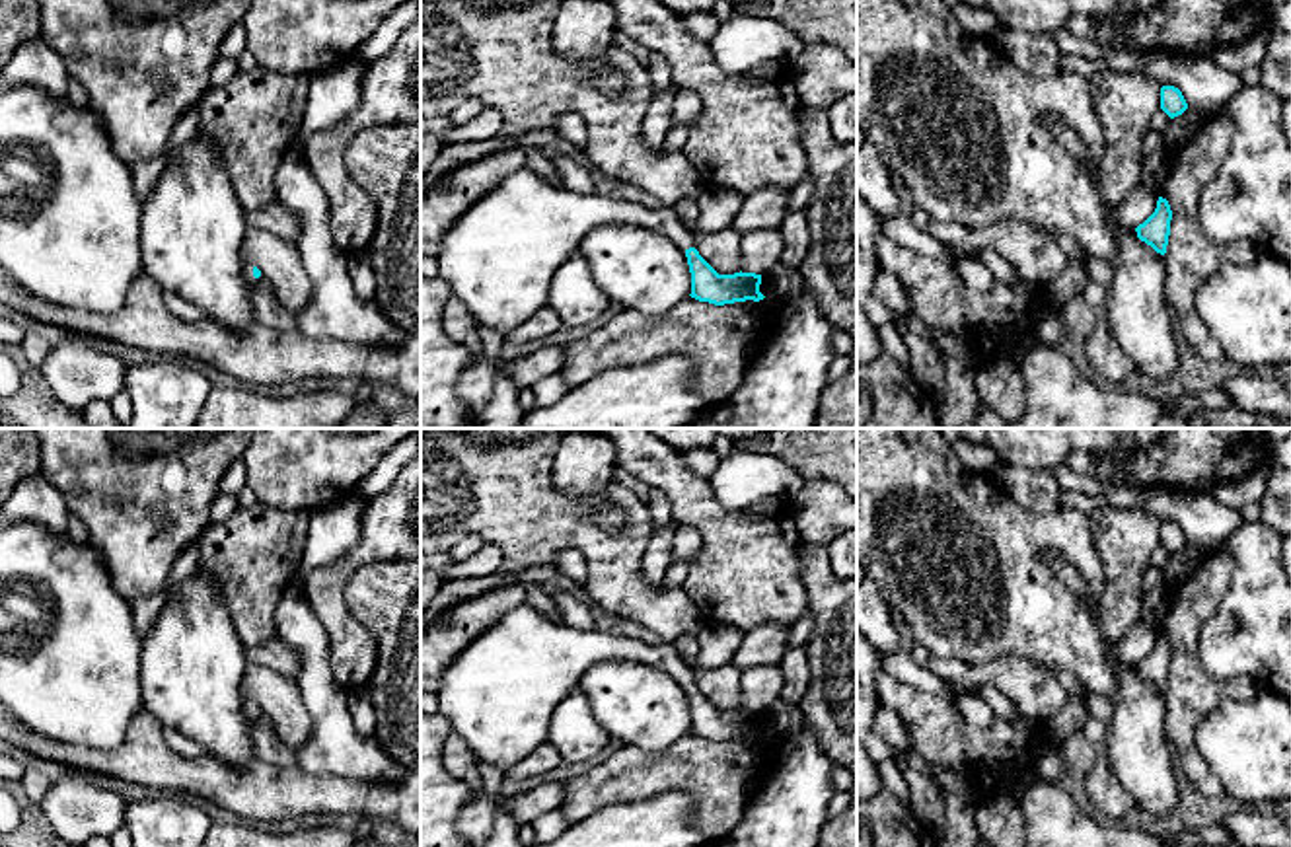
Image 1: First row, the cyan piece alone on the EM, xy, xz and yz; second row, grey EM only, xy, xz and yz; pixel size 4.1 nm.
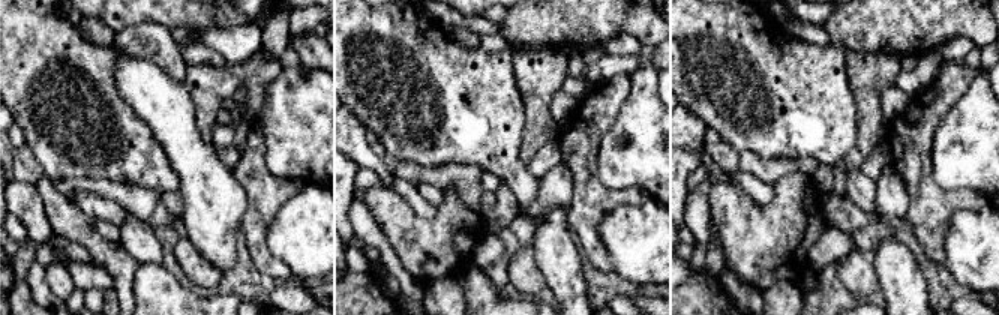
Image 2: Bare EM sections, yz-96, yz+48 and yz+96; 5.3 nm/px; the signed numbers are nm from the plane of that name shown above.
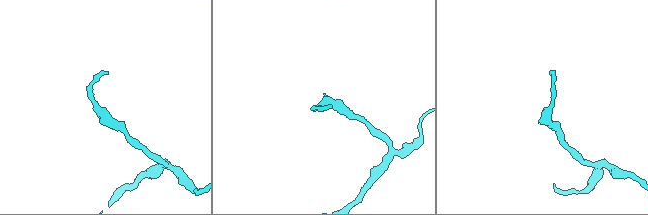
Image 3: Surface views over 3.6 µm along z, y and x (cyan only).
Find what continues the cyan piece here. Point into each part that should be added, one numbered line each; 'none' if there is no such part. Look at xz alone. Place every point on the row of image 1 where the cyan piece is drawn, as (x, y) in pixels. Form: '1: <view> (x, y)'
1: xz (499, 257)

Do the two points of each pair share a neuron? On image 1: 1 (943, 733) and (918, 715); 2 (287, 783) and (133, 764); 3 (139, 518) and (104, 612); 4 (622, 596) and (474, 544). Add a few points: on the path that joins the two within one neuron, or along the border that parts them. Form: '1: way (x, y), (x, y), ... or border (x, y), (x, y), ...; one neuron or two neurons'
1: way (937, 729), (923, 715); one neuron
2: way (248, 783), (221, 783), (207, 775), (172, 772); one neuron
3: border (92, 546), (100, 553), (111, 585), (127, 600); two neurons
4: border (485, 542), (479, 536), (464, 536), (450, 552); two neurons

